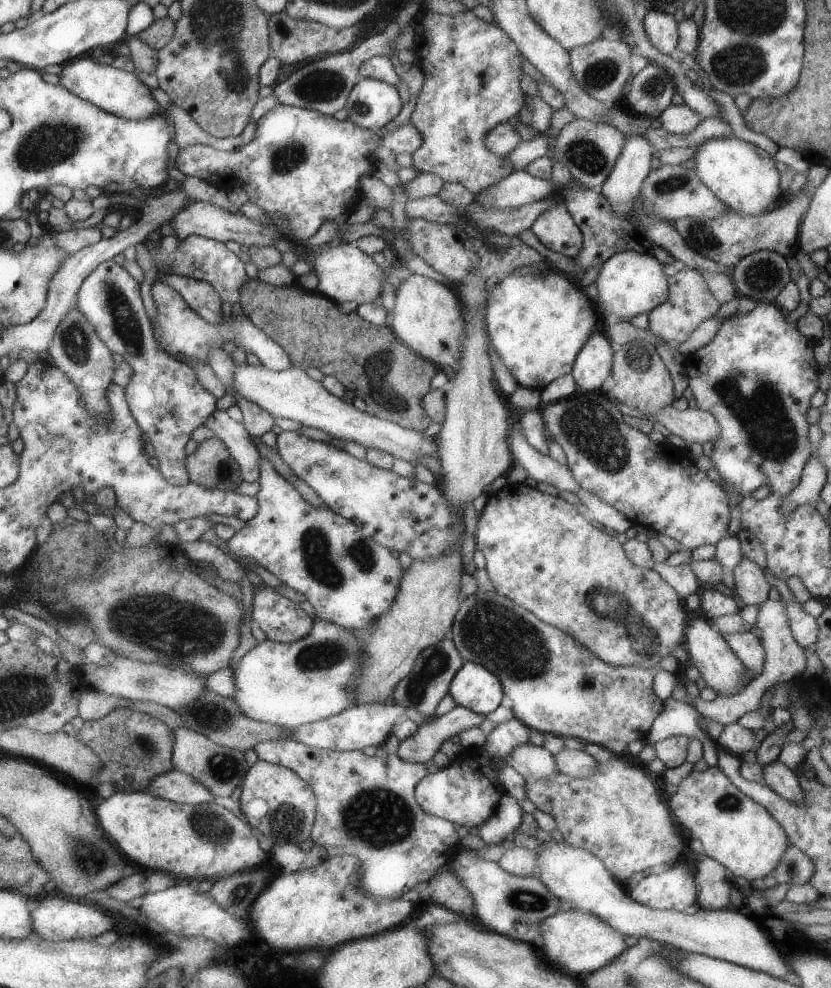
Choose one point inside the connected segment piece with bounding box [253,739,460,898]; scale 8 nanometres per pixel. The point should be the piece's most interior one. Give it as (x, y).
(365, 807)

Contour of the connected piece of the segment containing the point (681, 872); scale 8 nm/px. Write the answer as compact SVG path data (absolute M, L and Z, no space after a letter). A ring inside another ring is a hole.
M677 860L661 874L647 874L627 893L631 900L650 909L683 913L687 906L696 902L697 889L694 872L691 873L687 865Z

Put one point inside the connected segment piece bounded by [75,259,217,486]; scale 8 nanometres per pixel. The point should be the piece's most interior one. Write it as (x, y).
(167, 402)

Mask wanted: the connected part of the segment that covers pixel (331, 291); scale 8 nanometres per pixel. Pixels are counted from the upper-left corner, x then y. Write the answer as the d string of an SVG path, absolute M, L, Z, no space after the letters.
M350 243L325 244L319 249L312 262L312 269L318 278L316 292L340 304L351 301L356 305L379 302L385 274L383 270L371 259L363 254L355 245Z

